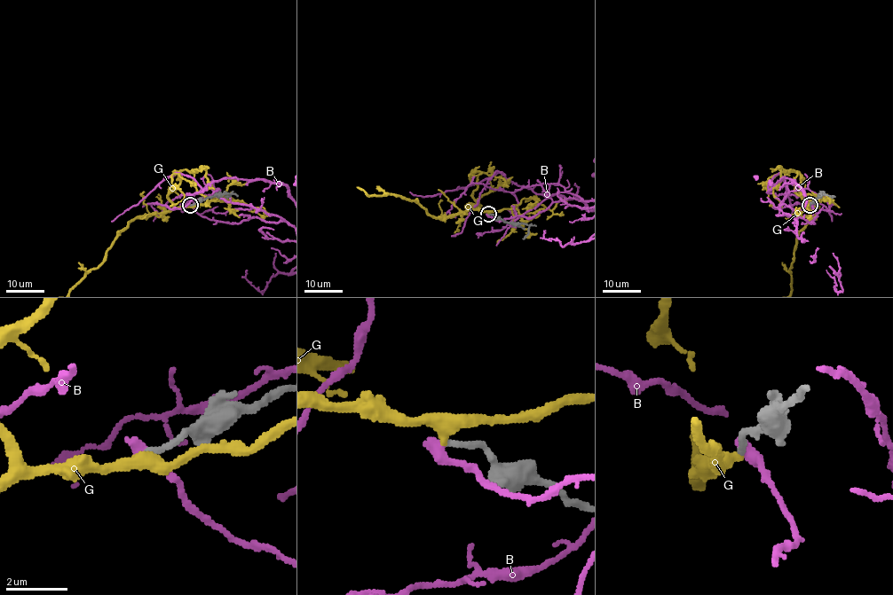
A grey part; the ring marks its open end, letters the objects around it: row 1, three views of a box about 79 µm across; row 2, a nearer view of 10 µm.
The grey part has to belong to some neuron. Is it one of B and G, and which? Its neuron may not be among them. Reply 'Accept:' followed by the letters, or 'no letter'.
Accept: no letter

